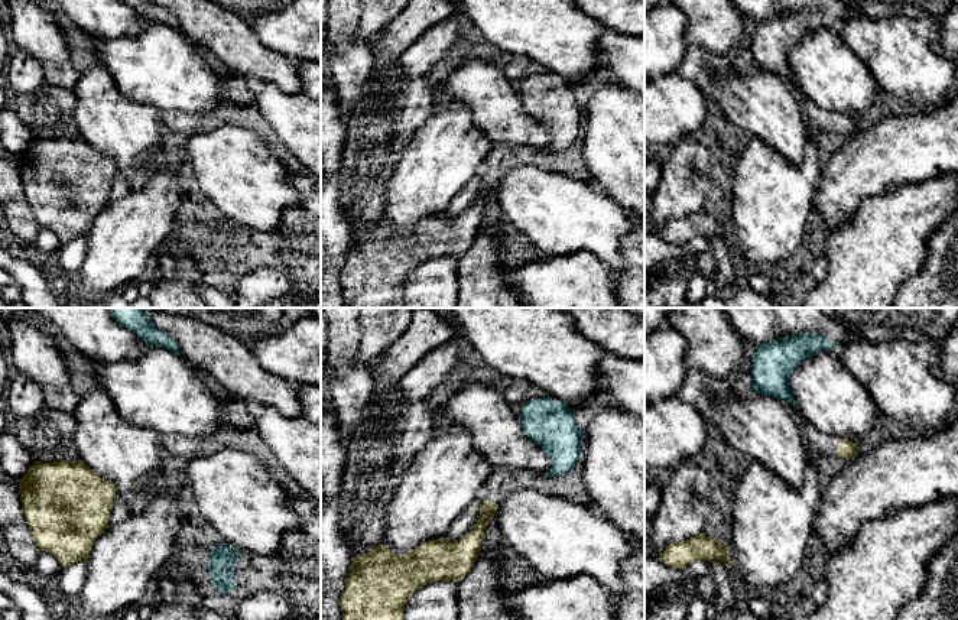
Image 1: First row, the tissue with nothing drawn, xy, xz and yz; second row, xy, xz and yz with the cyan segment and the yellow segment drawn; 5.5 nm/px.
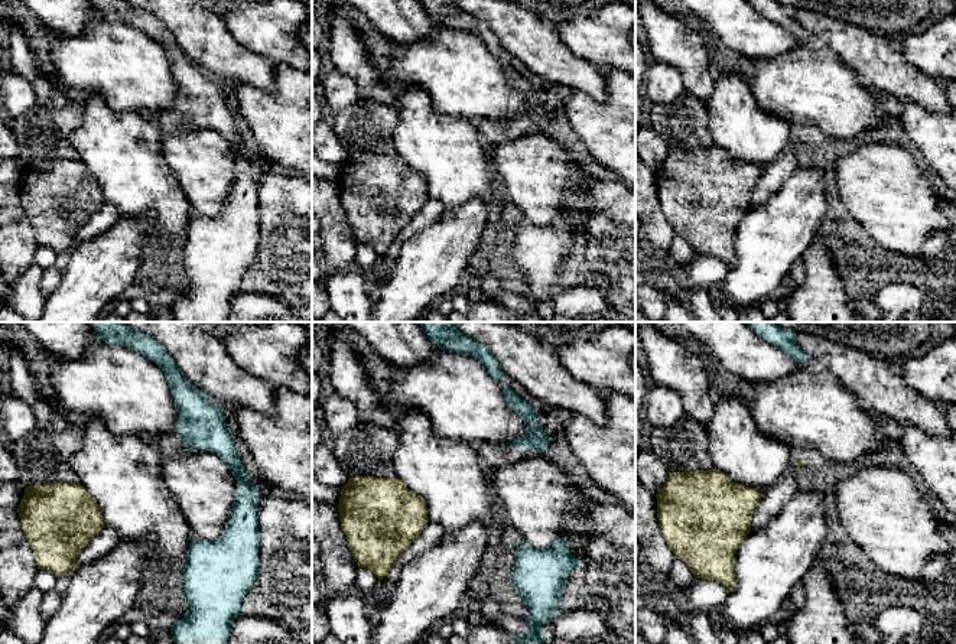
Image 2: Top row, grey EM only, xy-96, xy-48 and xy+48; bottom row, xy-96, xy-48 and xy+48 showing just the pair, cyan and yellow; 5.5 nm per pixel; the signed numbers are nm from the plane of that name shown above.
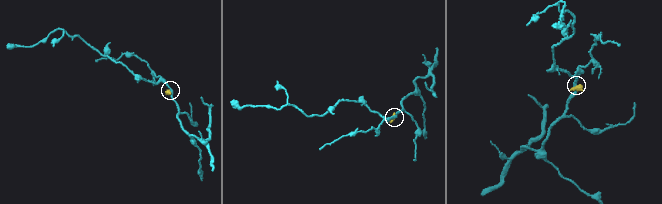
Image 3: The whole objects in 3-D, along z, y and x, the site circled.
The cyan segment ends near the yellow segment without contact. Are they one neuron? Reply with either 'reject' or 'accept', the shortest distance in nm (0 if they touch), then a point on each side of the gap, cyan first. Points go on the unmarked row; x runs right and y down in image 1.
accept | 160 nm | yz (812, 104), (840, 114)

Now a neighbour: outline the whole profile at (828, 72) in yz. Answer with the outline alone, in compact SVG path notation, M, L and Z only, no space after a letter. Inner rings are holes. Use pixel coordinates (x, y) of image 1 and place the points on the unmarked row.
M821 27L806 33L790 51L789 65L801 91L827 111L858 119L876 104L879 85L868 66L845 45L841 35Z

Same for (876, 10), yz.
M841 0L860 16L874 22L886 16L919 19L929 16L939 20L955 0Z

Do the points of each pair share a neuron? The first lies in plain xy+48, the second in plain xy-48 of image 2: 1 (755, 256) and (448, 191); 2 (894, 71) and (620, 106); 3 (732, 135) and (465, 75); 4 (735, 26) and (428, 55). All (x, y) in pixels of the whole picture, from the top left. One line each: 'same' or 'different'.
1: different
2: different
3: different
4: different

